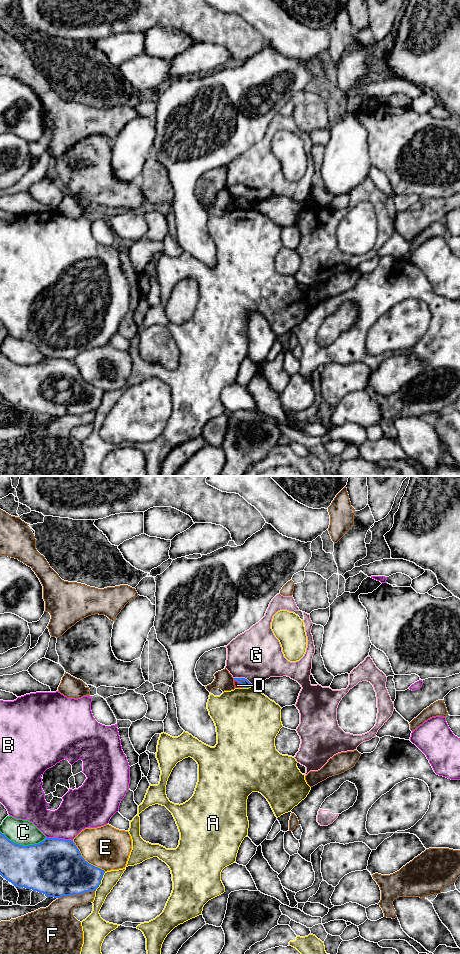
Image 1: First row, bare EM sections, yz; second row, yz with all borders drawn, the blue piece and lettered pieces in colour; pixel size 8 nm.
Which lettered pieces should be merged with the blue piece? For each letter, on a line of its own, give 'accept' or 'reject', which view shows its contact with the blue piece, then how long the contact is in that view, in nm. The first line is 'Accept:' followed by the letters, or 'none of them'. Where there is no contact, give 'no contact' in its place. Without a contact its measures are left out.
Accept: none of them
A: reject | yz | 180 nm
B: reject | yz | 220 nm
C: reject | yz | 380 nm
D: reject | yz | 100 nm
E: reject | yz | 380 nm
F: reject | yz | 300 nm
G: reject | yz | 160 nm

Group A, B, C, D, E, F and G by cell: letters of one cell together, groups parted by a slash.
A / B / C / D / E / F / G

